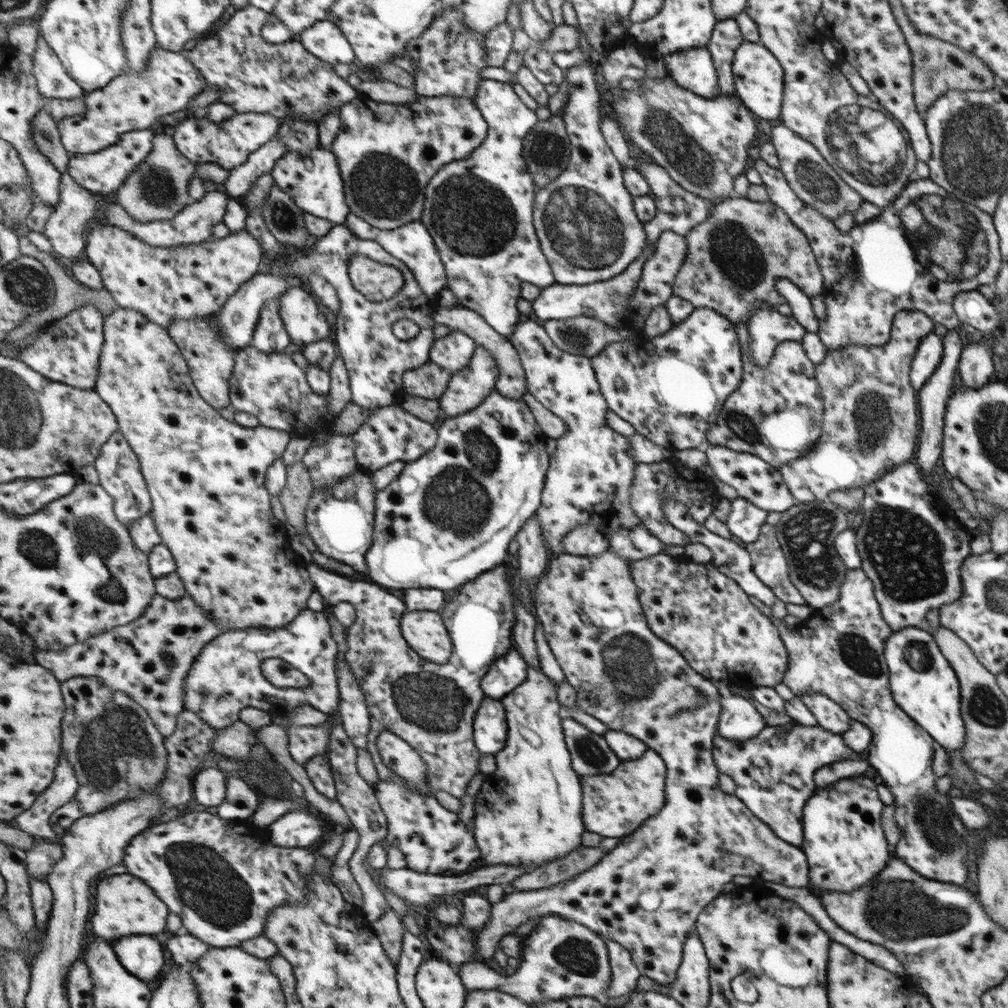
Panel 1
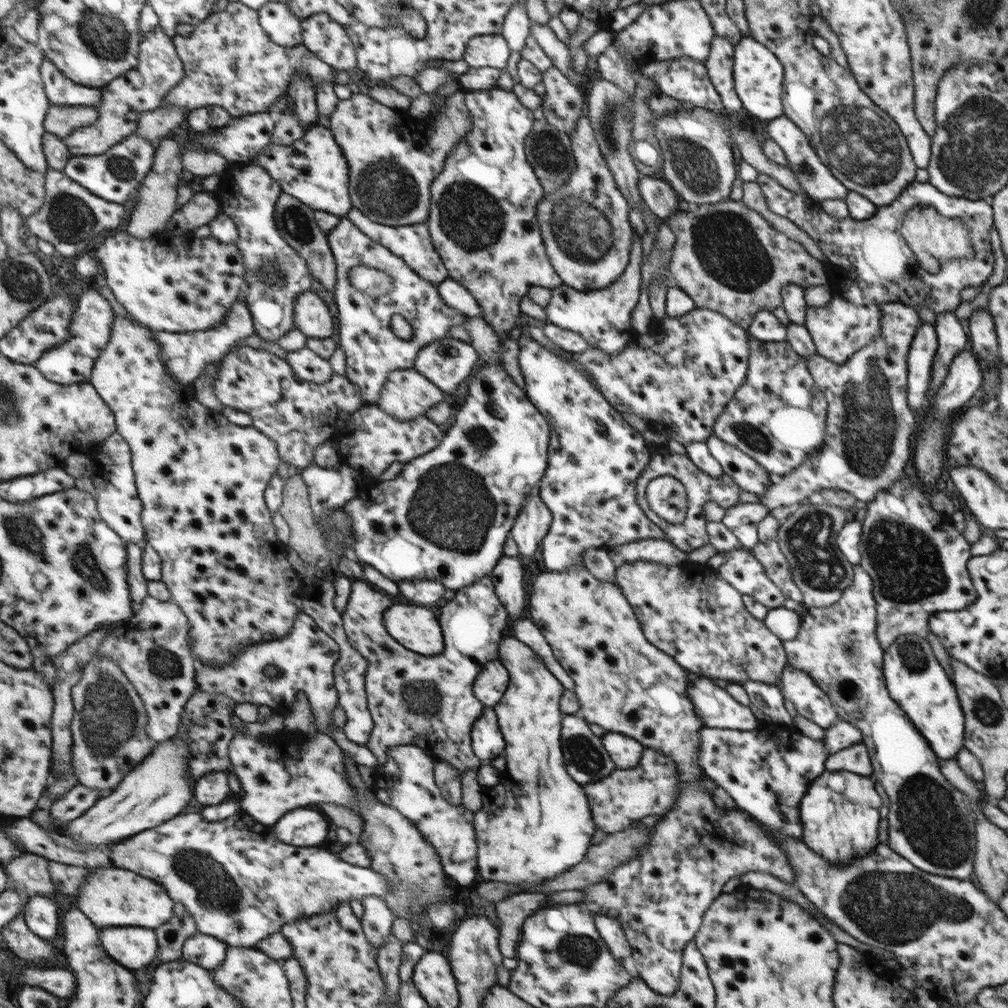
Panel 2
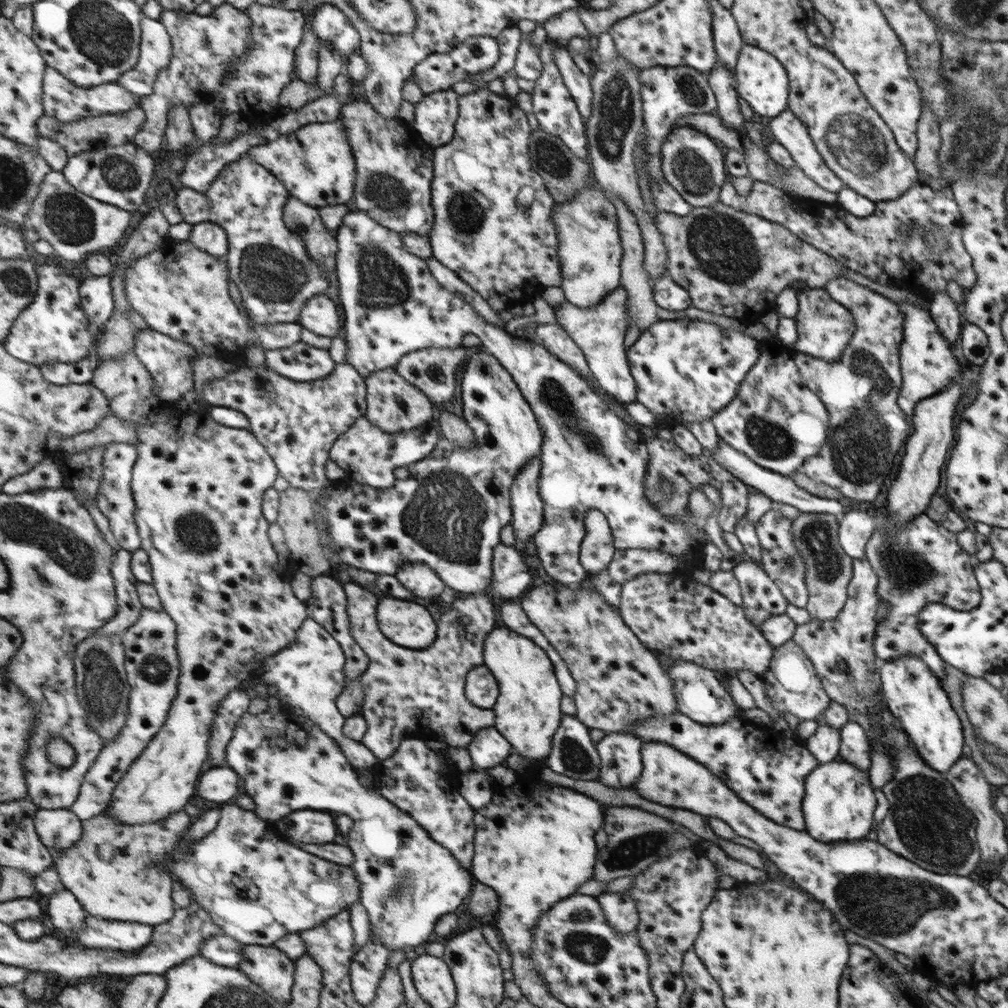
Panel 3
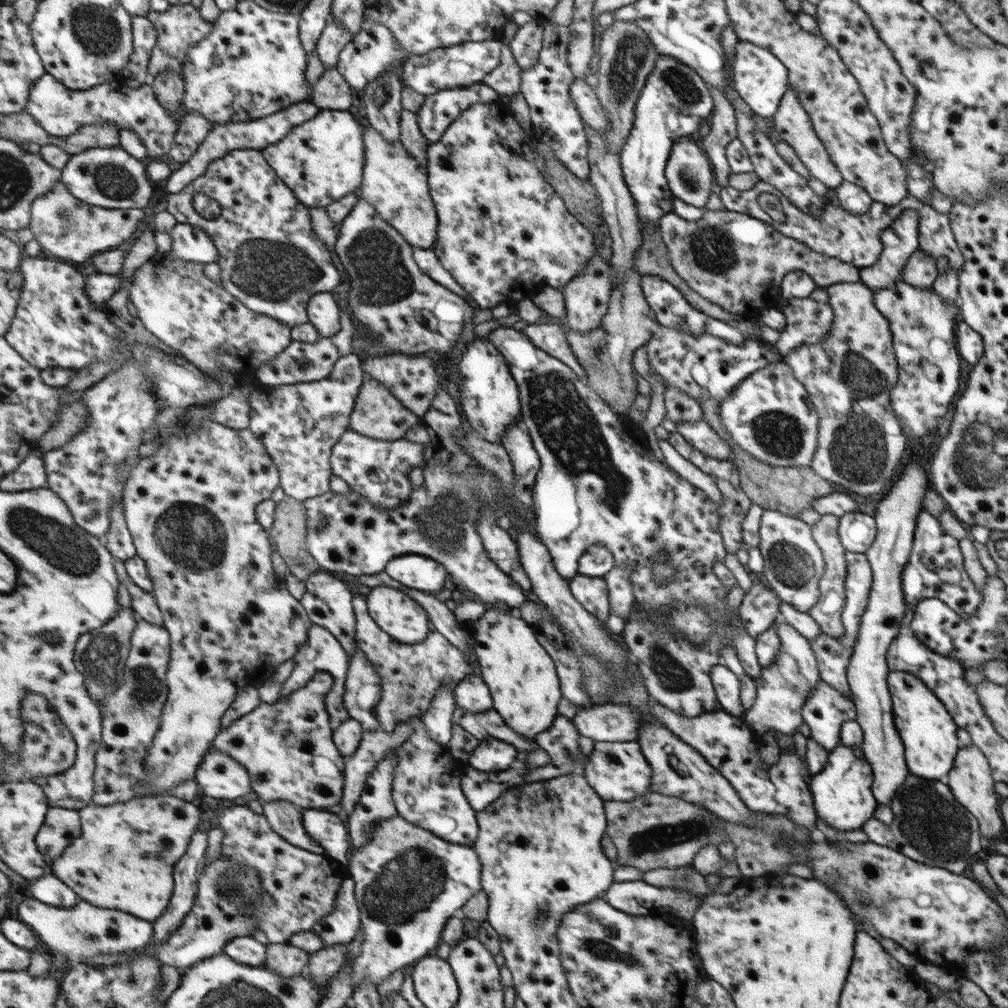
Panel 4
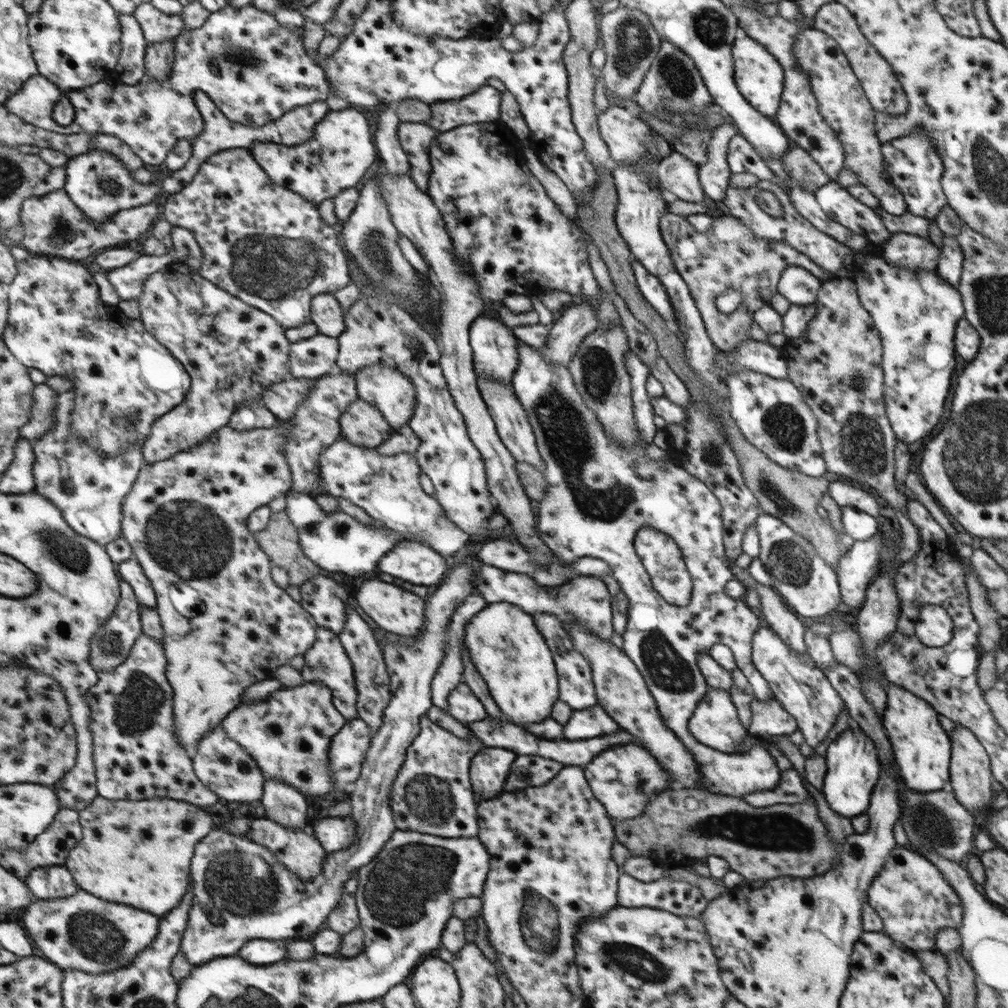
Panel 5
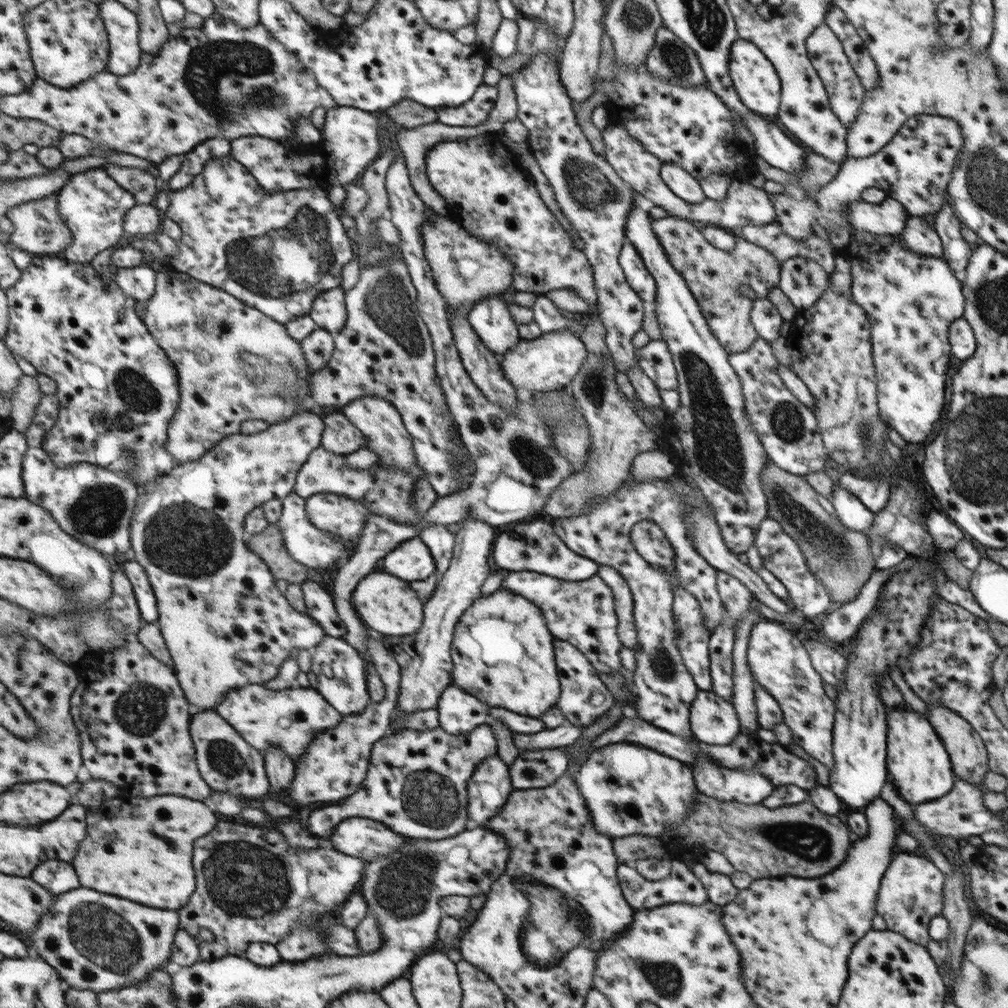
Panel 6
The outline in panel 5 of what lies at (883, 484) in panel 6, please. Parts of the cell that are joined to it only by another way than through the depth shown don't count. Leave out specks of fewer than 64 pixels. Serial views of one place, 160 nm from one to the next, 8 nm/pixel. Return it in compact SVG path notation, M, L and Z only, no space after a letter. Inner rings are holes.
M839 481L829 483L827 493L837 503L837 506L852 506L873 518L879 514L877 500L867 492L863 492L863 490L853 488L847 482L844 482L844 484Z

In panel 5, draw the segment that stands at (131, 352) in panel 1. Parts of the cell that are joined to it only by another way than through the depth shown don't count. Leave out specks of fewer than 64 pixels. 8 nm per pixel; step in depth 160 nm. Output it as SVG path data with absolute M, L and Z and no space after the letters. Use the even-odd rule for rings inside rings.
M281 421L279 425L273 428L266 429L251 429L251 430L237 430L230 425L224 426L216 430L211 436L208 436L199 445L195 445L189 450L181 451L174 454L171 458L164 461L148 463L143 466L140 472L136 485L128 494L127 500L124 502L124 520L123 520L123 535L131 543L135 551L135 558L141 563L145 574L152 582L156 590L156 597L158 600L156 611L160 614L162 625L164 628L163 643L165 652L168 657L168 679L175 690L175 723L177 723L176 733L178 739L183 743L183 747L192 754L192 757L198 753L199 744L202 738L213 729L217 729L222 725L225 718L232 714L235 708L241 705L245 690L249 686L261 683L267 679L271 679L278 668L289 664L292 658L299 655L304 655L312 648L313 643L317 640L317 629L320 628L316 618L308 611L308 609L301 604L295 602L285 589L277 585L271 576L271 561L269 555L262 549L260 542L257 540L256 533L254 533L249 526L249 519L252 514L260 509L262 506L268 505L273 499L280 496L287 495L293 490L292 467L289 466L288 460L284 453L284 440L290 433L288 426ZM177 582L186 582L193 589L195 589L206 606L202 613L197 613L193 617L187 618L183 616L171 602L169 598L169 590L173 584Z

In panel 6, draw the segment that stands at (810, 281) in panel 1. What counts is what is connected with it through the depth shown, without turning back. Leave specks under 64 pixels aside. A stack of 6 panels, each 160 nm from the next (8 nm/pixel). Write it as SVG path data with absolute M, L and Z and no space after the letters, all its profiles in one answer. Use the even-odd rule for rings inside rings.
M678 217L652 220L652 231L656 234L661 250L669 258L673 270L683 276L695 296L712 334L719 340L723 350L730 355L751 348L758 338L751 323L752 305L756 298L766 297L770 289L778 286L780 271L777 258L755 243L743 240L738 234L731 252L720 250L719 247L713 247L692 222ZM742 285L753 290L753 298L735 294L737 287Z

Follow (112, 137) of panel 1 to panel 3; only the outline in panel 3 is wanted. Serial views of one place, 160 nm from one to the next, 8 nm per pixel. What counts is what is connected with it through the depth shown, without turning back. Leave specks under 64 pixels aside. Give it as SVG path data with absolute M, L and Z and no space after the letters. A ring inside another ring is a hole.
M145 16L141 21L140 61L136 68L122 74L118 83L139 97L151 96L158 74L173 60L173 43L167 27L160 20Z

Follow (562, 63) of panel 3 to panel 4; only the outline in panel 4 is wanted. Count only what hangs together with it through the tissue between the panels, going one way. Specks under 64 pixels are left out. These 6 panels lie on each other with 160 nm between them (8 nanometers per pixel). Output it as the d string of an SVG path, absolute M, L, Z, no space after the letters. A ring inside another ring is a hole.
M573 78L568 91L575 101L576 109L579 111L583 123L599 133L608 131L608 117L601 108L595 90L584 79Z

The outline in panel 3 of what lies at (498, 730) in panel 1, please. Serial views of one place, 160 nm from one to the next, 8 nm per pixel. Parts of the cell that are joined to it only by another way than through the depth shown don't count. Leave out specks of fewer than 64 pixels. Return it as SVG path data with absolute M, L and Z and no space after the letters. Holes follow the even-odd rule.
M487 726L473 735L467 750L476 770L485 770L505 763L512 744L503 738L494 726Z

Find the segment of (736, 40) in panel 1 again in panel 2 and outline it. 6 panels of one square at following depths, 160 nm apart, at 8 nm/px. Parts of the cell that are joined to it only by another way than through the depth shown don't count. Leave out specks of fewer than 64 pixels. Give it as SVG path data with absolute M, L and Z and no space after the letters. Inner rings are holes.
M714 36L708 57L704 60L707 73L711 78L712 85L720 94L722 105L725 107L724 113L727 116L737 116L742 109L741 101L736 95L732 79L732 54L734 46L720 36Z

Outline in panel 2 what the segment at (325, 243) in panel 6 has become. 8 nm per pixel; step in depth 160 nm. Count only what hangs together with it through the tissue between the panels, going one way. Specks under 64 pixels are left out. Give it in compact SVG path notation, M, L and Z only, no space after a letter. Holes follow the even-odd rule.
M249 162L233 163L233 168L229 170L229 174L224 174L223 180L230 184L231 195L228 198L221 198L219 206L221 206L221 214L227 214L239 228L239 252L244 255L245 270L245 289L247 291L247 301L250 306L254 318L254 325L257 335L265 341L278 343L291 329L294 328L294 316L296 308L296 298L311 290L313 284L313 274L309 271L308 262L300 255L295 247L288 244L288 240L281 235L280 228L277 227L277 202L284 190L259 164L251 164Z

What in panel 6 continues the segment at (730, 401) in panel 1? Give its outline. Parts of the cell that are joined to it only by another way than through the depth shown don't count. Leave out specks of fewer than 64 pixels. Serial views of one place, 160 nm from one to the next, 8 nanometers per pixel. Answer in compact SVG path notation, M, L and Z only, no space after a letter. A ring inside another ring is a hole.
M758 337L745 352L728 355L728 362L743 387L744 413L748 424L756 431L768 460L789 474L803 477L810 472L820 472L827 450L823 450L815 413L784 385L776 373L779 363L773 358L767 341Z

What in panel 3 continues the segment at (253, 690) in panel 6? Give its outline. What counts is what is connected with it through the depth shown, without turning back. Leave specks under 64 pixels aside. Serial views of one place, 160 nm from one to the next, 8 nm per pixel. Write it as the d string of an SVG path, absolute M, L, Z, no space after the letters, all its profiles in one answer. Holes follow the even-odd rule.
M269 710L261 714L248 714L246 713L238 722L237 727L234 729L233 738L229 741L229 747L227 747L227 764L233 770L240 774L241 782L243 785L243 791L252 798L255 804L255 812L261 819L269 822L279 822L284 817L289 816L295 810L318 810L332 812L334 815L346 814L354 821L353 833L348 838L348 845L352 848L355 855L355 862L352 867L358 874L358 879L361 881L361 898L360 903L365 905L365 908L369 911L370 921L372 922L373 933L375 933L381 942L391 951L397 949L403 949L408 954L417 953L423 944L429 940L429 934L433 930L433 924L436 924L437 920L444 914L453 913L453 910L461 904L461 900L469 894L469 890L472 890L473 884L476 882L469 870L465 870L460 863L453 858L451 851L447 850L440 843L436 843L430 834L428 834L423 828L419 826L416 820L404 811L399 810L393 803L390 803L388 799L374 792L369 787L361 784L358 777L357 770L353 764L349 763L347 756L343 749L341 749L340 743L335 738L331 738L325 731L321 730L317 723L311 721L309 717L295 716L291 713L283 710L281 713L271 713Z

